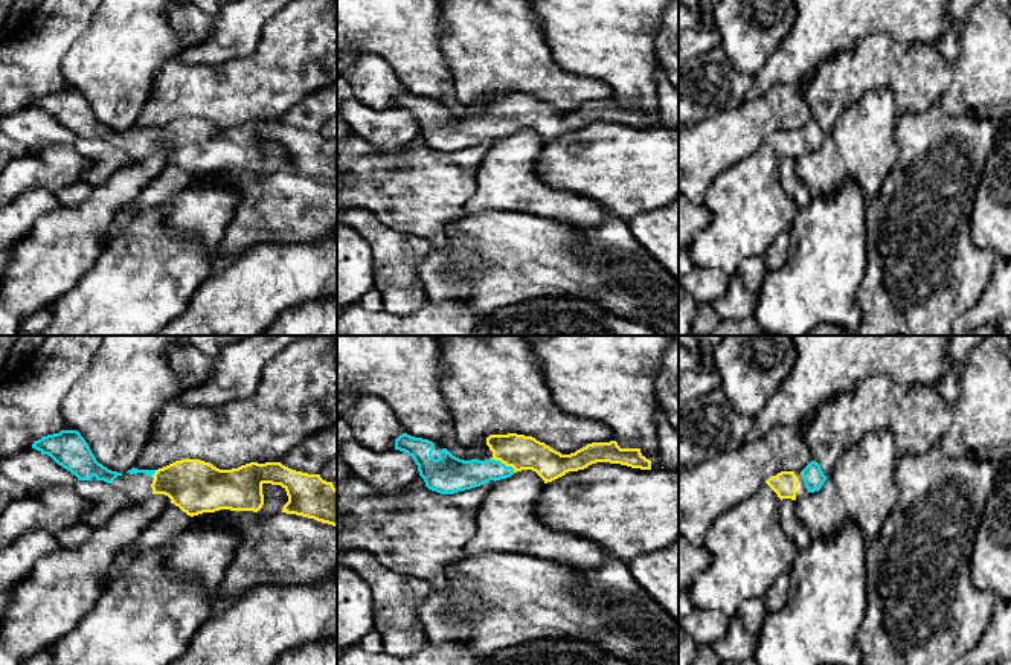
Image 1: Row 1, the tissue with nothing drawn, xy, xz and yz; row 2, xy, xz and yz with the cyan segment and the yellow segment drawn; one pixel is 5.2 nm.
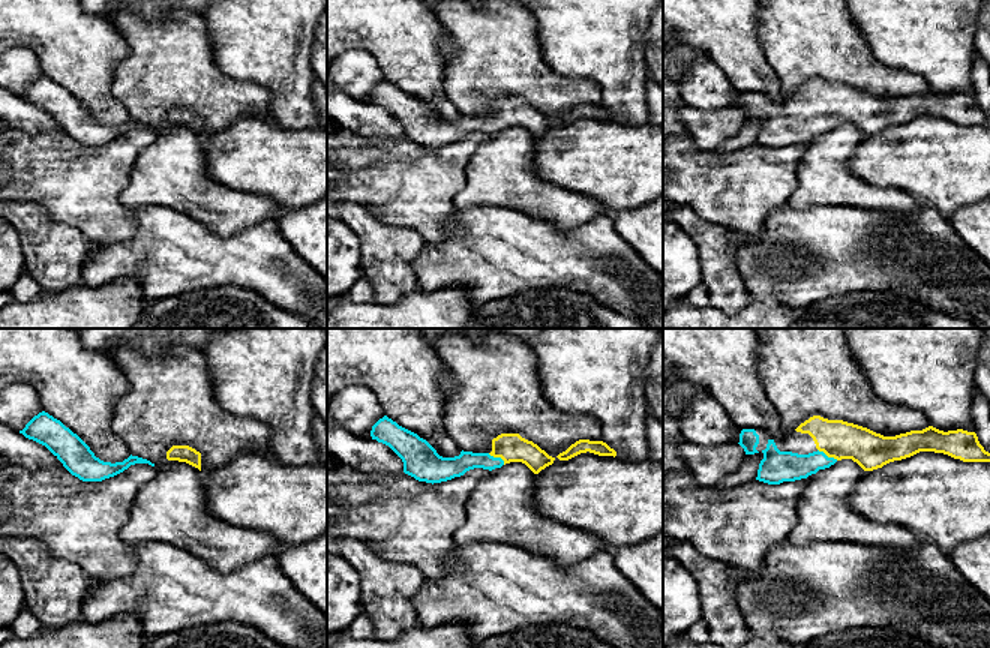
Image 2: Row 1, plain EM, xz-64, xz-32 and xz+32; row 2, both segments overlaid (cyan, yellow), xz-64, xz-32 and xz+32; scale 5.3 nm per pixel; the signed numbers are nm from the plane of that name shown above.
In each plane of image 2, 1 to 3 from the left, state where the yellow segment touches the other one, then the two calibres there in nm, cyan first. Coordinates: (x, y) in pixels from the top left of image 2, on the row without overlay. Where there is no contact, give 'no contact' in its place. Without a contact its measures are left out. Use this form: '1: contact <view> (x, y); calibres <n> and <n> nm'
1: no contact
2: contact xz-32 (497, 122); calibres 110 and 160 nm
3: contact xz+32 (827, 120); calibres 160 and 200 nm

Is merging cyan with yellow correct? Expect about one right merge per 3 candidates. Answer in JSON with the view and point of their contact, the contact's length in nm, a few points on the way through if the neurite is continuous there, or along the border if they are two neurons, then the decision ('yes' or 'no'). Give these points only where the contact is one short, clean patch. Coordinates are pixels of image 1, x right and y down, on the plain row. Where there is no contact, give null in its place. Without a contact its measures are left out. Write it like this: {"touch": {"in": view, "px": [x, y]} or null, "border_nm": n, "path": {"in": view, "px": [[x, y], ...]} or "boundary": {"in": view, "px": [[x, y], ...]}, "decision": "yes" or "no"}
{"touch": {"in": "xz", "px": [503, 122]}, "border_nm": 150, "decision": "yes"}

